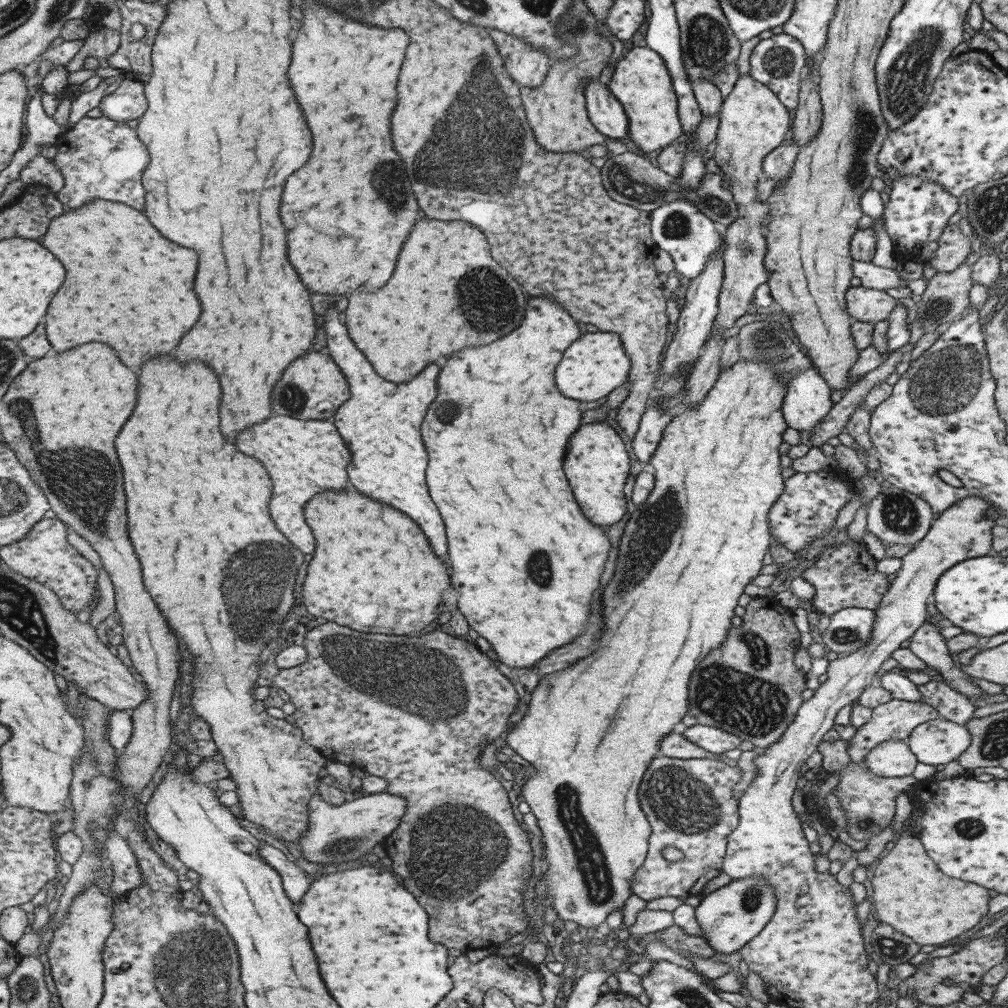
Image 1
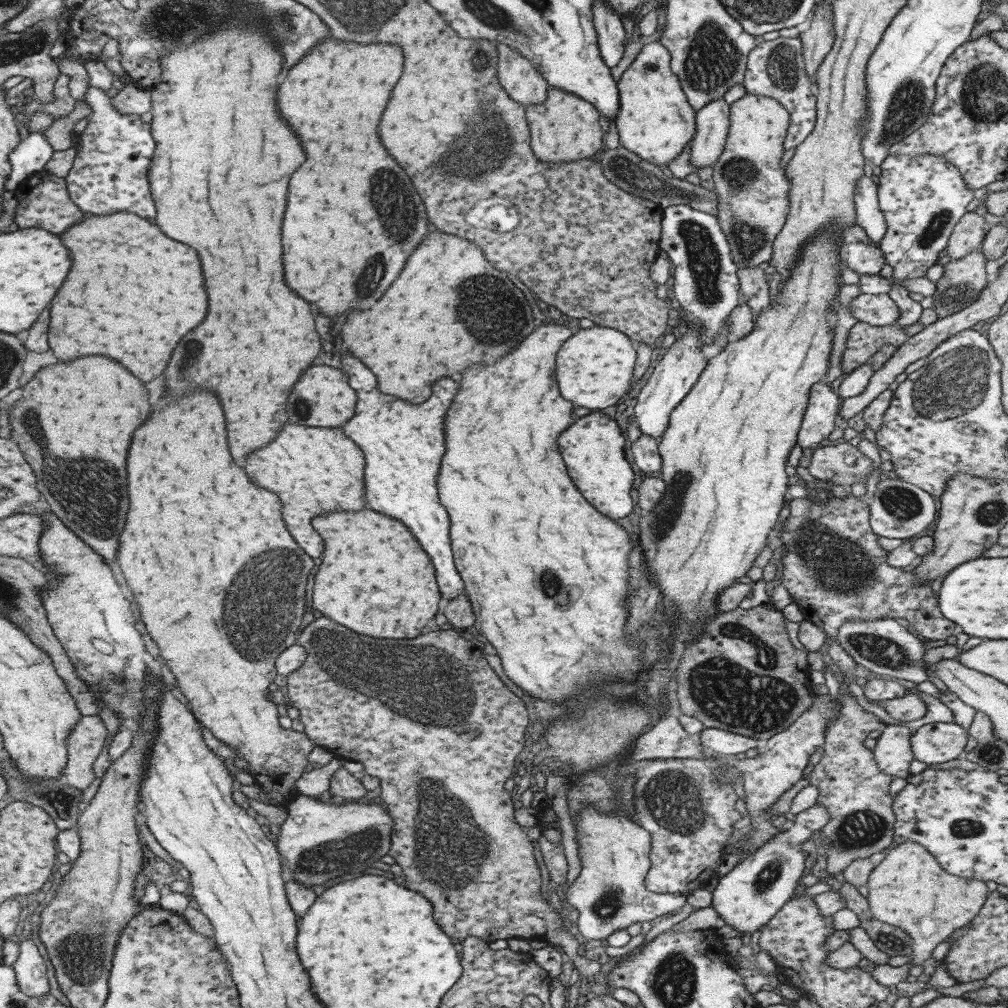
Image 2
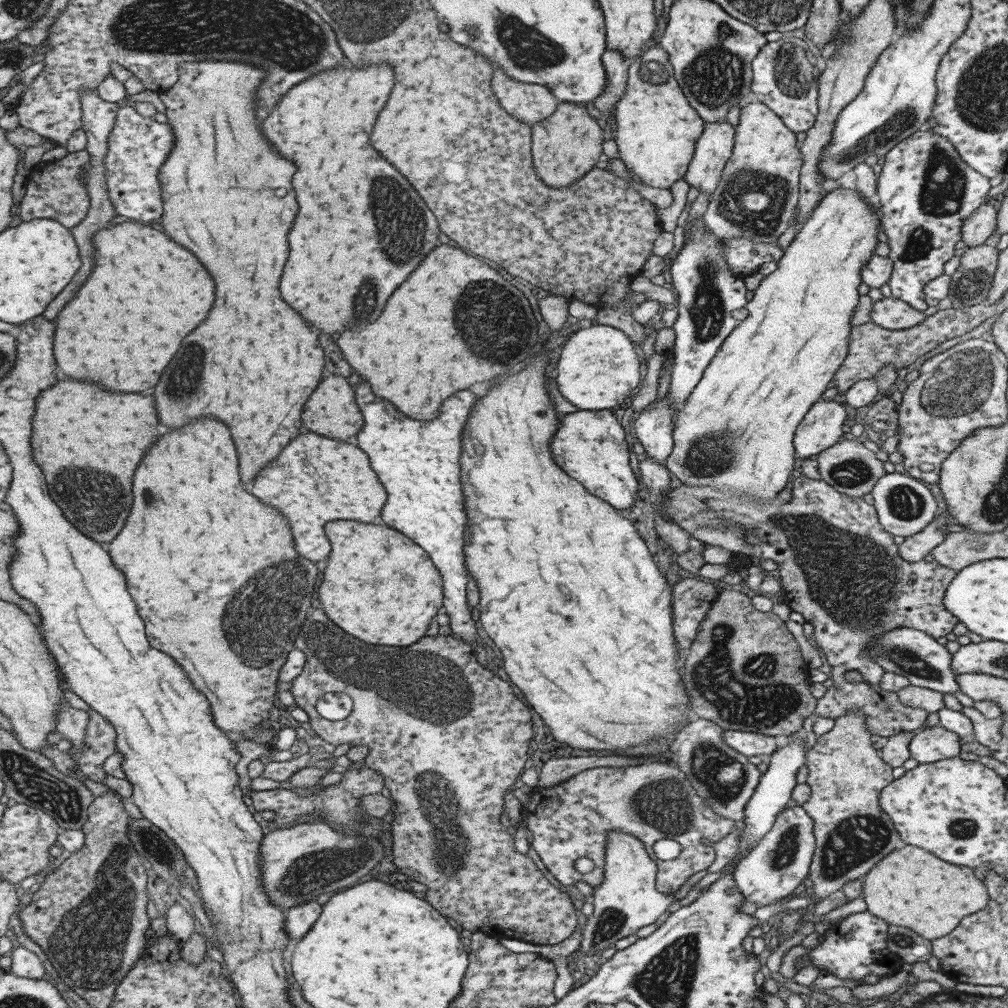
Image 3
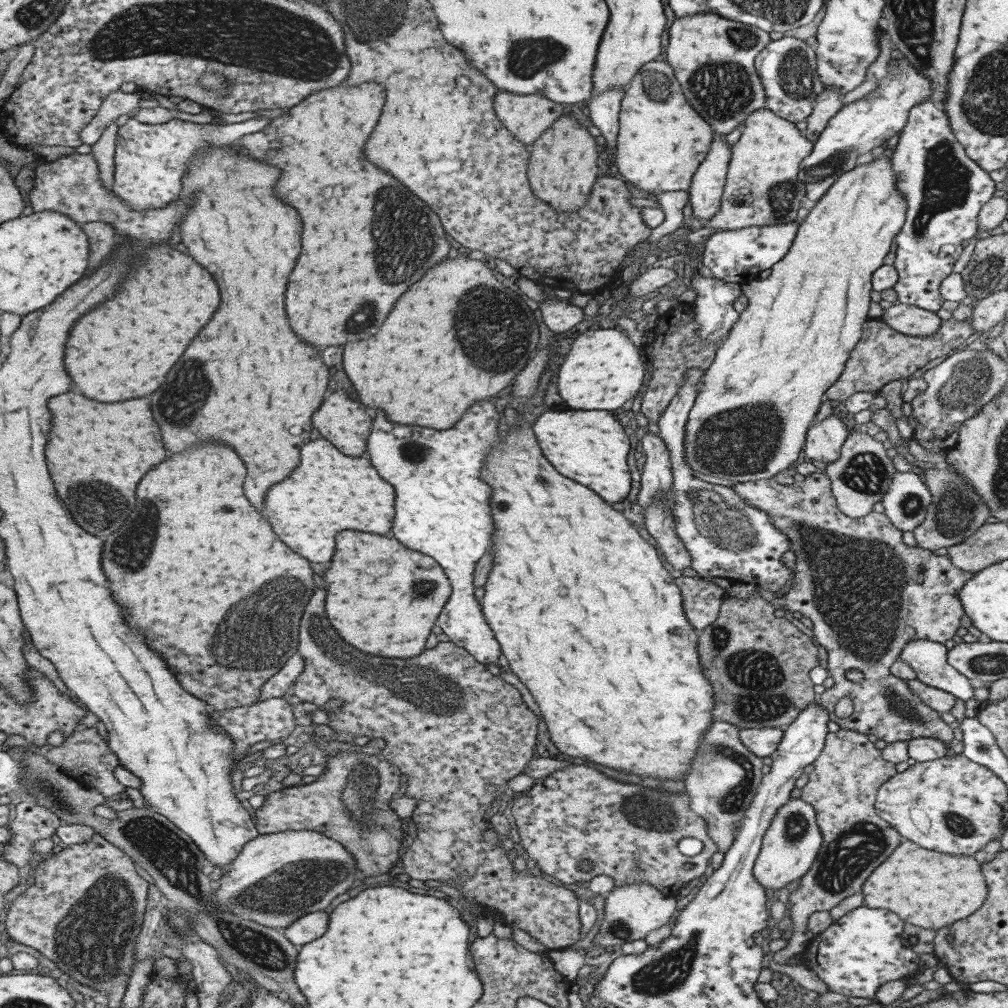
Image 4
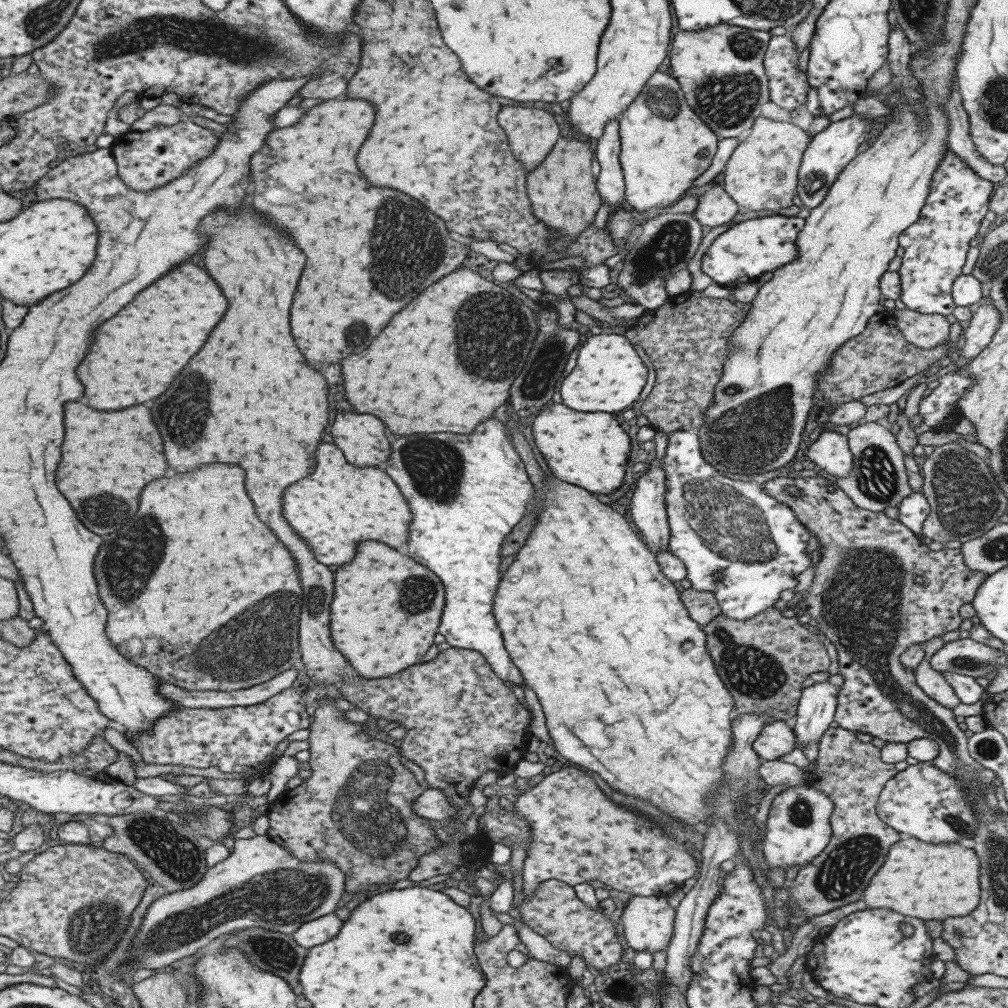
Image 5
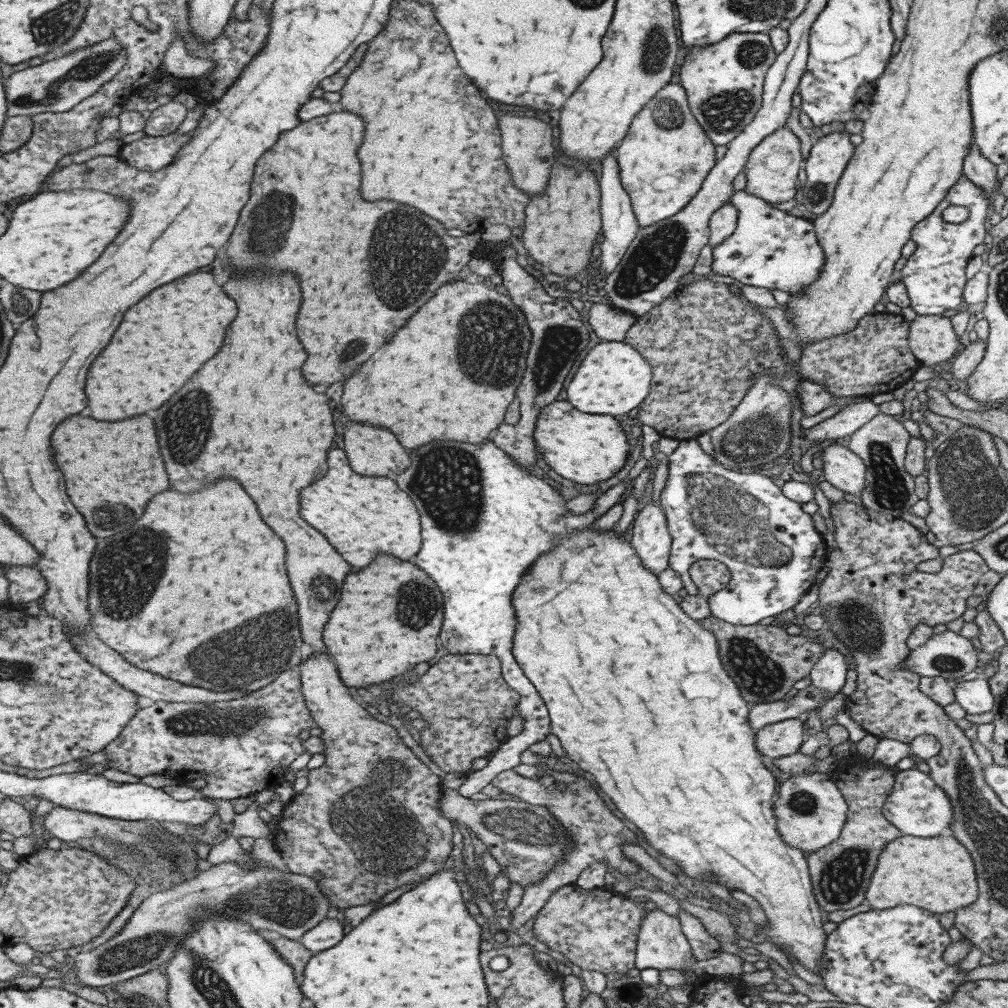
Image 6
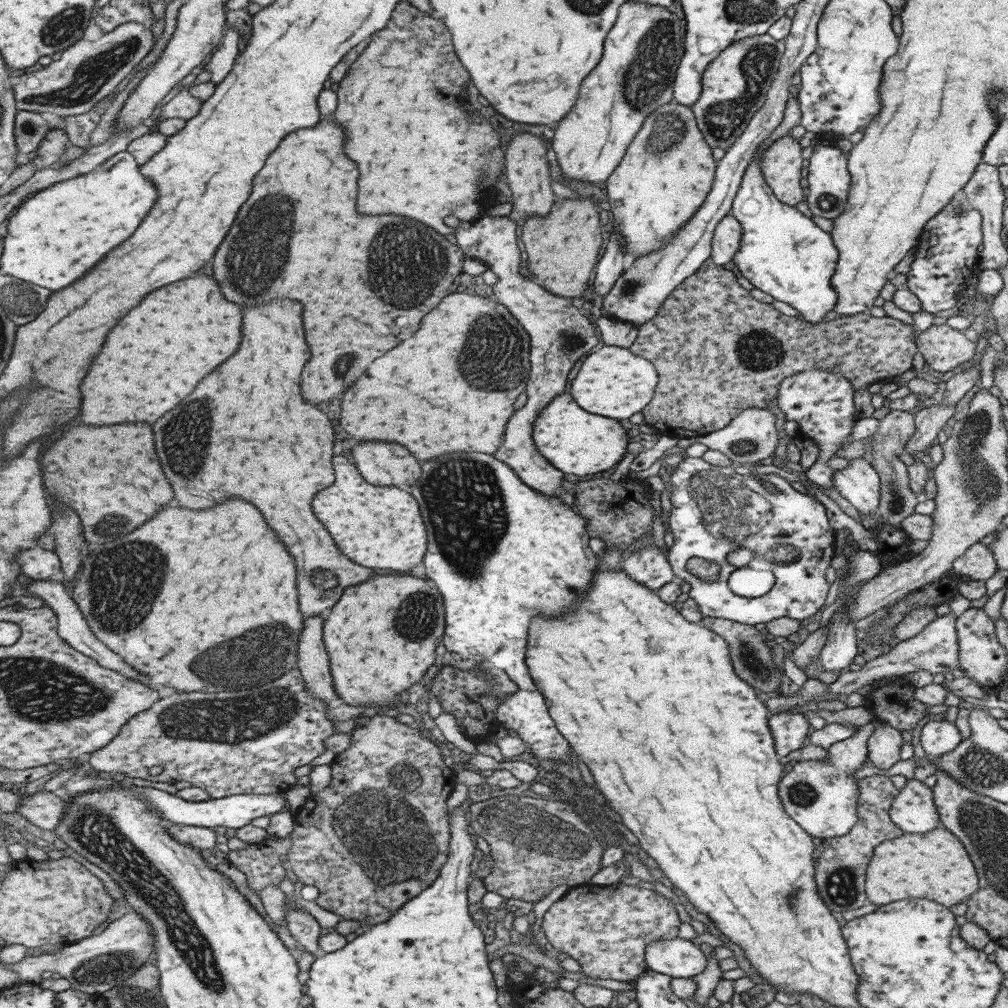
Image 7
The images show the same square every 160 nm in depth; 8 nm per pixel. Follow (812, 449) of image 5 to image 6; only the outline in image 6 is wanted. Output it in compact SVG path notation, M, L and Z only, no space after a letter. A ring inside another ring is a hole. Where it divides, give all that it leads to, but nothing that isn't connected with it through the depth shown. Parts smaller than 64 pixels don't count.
M830 443L817 461L823 478L843 493L858 495L864 483L863 461L847 445Z

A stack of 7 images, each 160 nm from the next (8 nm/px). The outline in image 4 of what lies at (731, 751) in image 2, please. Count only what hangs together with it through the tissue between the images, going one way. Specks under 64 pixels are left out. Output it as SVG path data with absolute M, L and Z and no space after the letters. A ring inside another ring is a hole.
M779 728L739 729L739 741L741 745L757 756L767 760L777 750L783 736L783 730Z

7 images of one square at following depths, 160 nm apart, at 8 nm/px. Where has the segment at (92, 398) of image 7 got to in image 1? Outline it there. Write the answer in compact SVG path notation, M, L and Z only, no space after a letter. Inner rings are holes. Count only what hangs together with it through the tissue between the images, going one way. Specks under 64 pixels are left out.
M98 198L95 202L91 201L85 204L83 208L77 208L65 216L55 218L43 240L43 246L47 246L57 258L63 258L63 264L67 266L67 282L63 284L63 290L59 290L59 294L55 296L55 302L51 304L51 314L47 316L47 334L57 352L71 350L85 342L107 342L109 346L115 346L115 350L119 350L119 358L123 358L123 362L127 362L127 366L131 366L133 370L141 370L141 366L145 364L145 360L149 356L169 354L181 342L181 338L187 334L187 330L191 330L197 324L197 320L201 318L201 302L193 290L193 282L195 282L197 266L199 266L197 252L189 250L185 246L179 246L179 244L167 240L165 236L161 236L159 230L155 226L151 226L151 222L147 220L147 216L143 212L127 206L124 202L111 202Z

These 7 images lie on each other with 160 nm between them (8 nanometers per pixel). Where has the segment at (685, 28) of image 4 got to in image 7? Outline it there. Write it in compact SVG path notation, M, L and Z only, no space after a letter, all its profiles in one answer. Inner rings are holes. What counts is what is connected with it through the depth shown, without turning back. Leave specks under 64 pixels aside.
M761 34L732 42L711 59L701 73L699 96L690 106L697 128L711 149L725 150L746 129L750 118L765 100L783 51L783 41Z

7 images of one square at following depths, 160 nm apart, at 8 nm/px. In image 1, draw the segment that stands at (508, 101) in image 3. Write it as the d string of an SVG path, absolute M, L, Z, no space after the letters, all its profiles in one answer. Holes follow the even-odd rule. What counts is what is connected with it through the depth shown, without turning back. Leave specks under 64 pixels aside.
M487 29L487 32L495 43L508 77L520 88L536 87L544 79L552 62L545 51L497 29Z

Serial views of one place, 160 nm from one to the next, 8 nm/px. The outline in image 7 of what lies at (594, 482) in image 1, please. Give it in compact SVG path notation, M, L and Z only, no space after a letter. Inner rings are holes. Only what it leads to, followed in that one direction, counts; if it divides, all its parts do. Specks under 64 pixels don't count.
M561 394L541 410L539 418L535 418L533 442L540 455L547 458L553 468L563 474L589 476L609 470L622 459L629 441L625 431L626 428L619 425L618 420L587 414L571 400L569 394Z

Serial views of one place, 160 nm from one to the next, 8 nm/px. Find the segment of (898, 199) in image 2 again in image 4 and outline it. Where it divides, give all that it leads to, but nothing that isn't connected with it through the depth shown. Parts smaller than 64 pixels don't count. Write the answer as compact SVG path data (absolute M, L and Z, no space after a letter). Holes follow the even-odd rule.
M924 100L909 109L905 126L898 134L895 148L890 151L890 169L896 174L894 187L905 201L903 226L895 234L894 261L892 266L898 280L893 286L899 303L936 313L944 302L939 294L939 284L952 273L952 267L962 252L961 242L977 234L976 216L979 209L993 197L994 182L991 176L975 164L955 140L948 127L948 118L939 103Z

